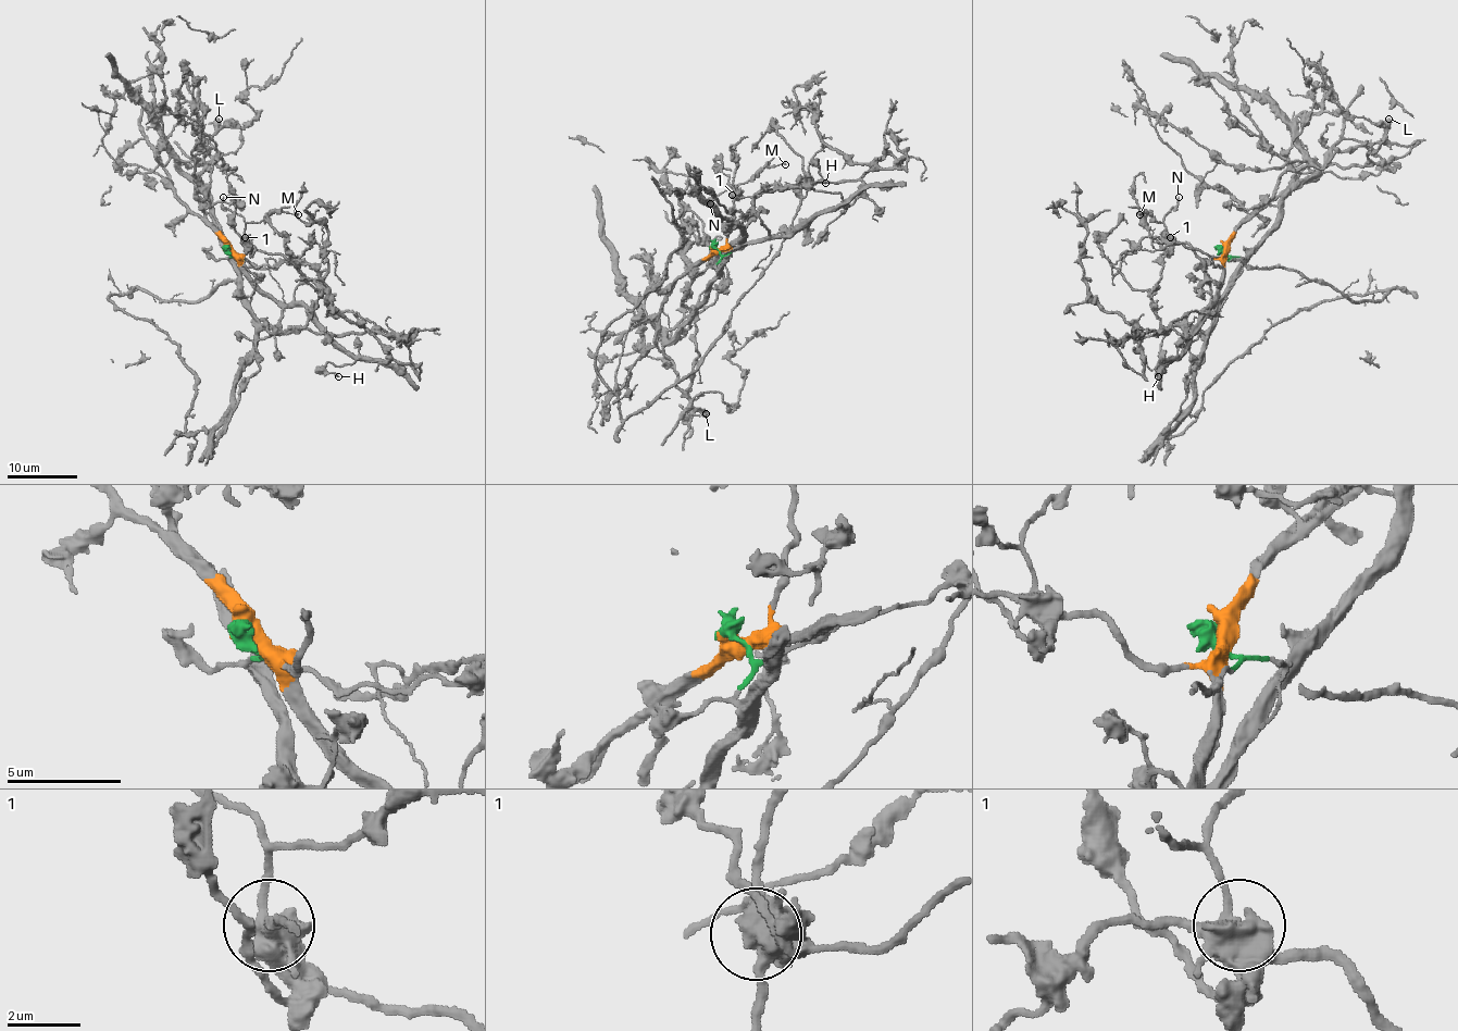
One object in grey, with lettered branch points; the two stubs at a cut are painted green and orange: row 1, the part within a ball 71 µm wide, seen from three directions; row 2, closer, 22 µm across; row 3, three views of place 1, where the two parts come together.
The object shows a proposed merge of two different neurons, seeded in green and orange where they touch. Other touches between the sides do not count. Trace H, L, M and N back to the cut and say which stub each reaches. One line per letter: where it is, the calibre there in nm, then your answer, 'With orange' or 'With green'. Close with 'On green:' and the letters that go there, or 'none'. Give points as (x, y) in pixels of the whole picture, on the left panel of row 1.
H: Place: (338, 376). Thickness 200 nm. With orange
L: Place: (219, 119). Thickness 460 nm. With orange
M: Place: (298, 214). Thickness 130 nm. With orange
N: Place: (223, 197). Thickness 160 nm. With orange
On green: none

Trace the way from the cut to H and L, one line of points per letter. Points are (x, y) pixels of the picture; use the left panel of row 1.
H: (226, 249), (263, 290), (284, 303), (301, 305), (356, 358), (352, 364), (326, 364), (326, 370), (338, 376)
L: (226, 249), (196, 196), (196, 178), (210, 158), (201, 145), (219, 119)

